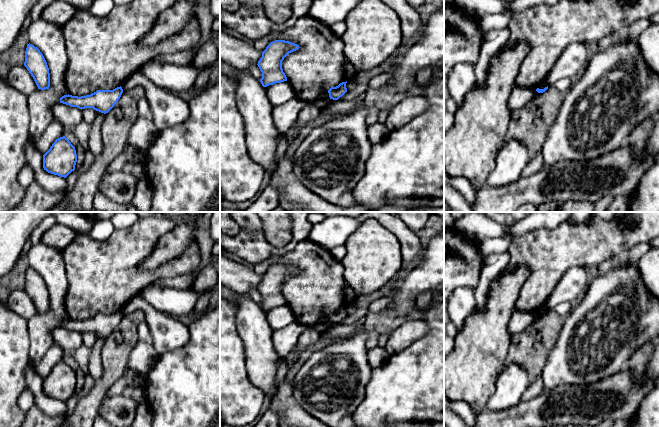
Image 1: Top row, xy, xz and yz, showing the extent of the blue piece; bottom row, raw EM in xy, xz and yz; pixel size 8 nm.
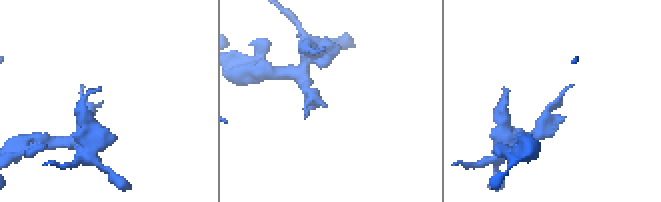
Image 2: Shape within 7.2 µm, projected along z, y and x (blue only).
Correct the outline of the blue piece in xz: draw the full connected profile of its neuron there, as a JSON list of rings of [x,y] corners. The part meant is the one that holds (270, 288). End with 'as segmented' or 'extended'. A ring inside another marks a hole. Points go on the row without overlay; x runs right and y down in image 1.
[[[275,264],[266,271],[257,288],[262,296],[260,306],[263,311],[287,305],[282,285],[289,277],[298,273],[299,269],[285,264]]]; as segmented

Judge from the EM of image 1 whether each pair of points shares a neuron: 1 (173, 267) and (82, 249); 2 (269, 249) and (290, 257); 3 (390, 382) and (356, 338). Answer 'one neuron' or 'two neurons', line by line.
1: one neuron
2: two neurons
3: two neurons

